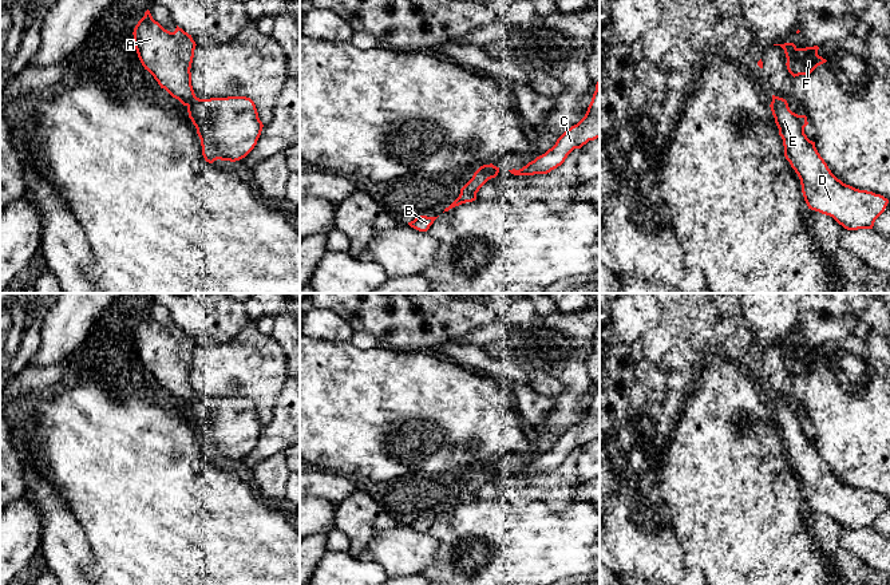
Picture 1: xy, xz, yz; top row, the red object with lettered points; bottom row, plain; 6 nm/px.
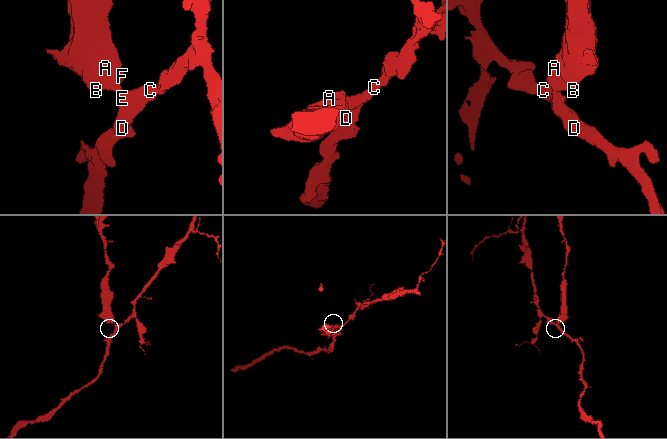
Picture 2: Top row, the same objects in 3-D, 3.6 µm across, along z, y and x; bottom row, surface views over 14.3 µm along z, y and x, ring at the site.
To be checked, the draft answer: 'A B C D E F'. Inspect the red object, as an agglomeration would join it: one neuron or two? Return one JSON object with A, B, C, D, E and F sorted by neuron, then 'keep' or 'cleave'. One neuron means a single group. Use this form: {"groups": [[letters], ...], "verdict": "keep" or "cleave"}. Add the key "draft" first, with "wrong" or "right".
{"draft": "wrong", "groups": [["A", "B", "F"], ["C", "D", "E"]], "verdict": "cleave"}

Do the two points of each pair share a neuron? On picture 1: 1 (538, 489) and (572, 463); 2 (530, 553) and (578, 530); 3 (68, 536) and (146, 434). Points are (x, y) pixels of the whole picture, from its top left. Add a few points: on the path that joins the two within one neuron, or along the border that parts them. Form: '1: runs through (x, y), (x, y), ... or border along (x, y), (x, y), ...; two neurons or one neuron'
1: runs through (546, 487), (564, 471); one neuron
2: runs through (542, 544), (562, 542), (566, 538); one neuron
3: border along (59, 497), (80, 525), (91, 550); two neurons

